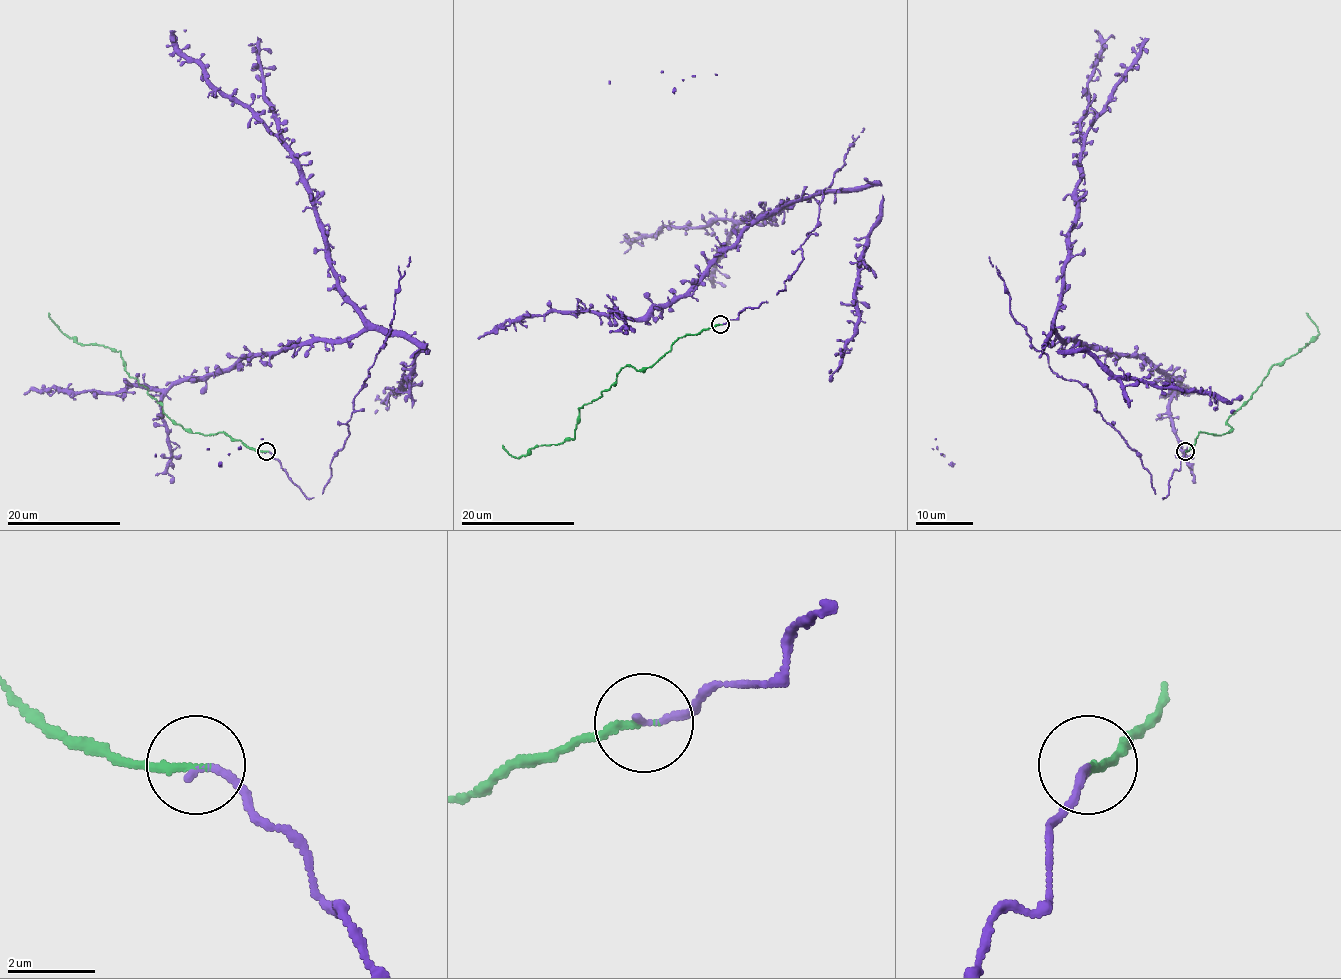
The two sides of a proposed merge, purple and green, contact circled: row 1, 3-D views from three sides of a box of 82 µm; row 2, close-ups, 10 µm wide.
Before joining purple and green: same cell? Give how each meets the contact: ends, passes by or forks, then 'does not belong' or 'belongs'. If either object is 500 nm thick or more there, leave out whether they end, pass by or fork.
purple ends; green ends; belongs

